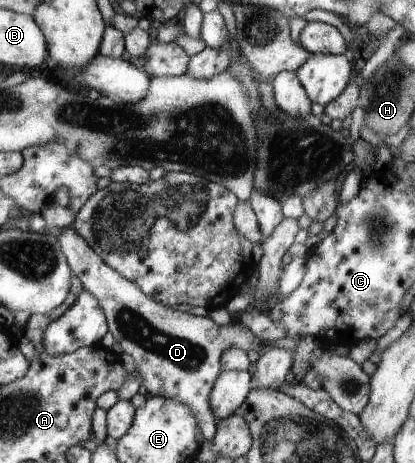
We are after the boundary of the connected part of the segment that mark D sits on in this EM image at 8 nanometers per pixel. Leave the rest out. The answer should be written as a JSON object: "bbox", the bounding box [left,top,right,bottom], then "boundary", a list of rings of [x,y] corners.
{"bbox":[57,227,272,442],"boundary":[[[73,227],[62,228],[57,240],[73,275],[80,279],[83,289],[97,297],[107,319],[107,328],[116,339],[116,349],[136,362],[148,393],[172,398],[192,408],[199,423],[201,441],[211,442],[217,421],[210,409],[209,395],[220,375],[223,353],[236,348],[246,353],[257,351],[262,355],[272,348],[244,325],[232,322],[218,326],[209,316],[182,313],[155,302],[134,282],[106,265]]]}

